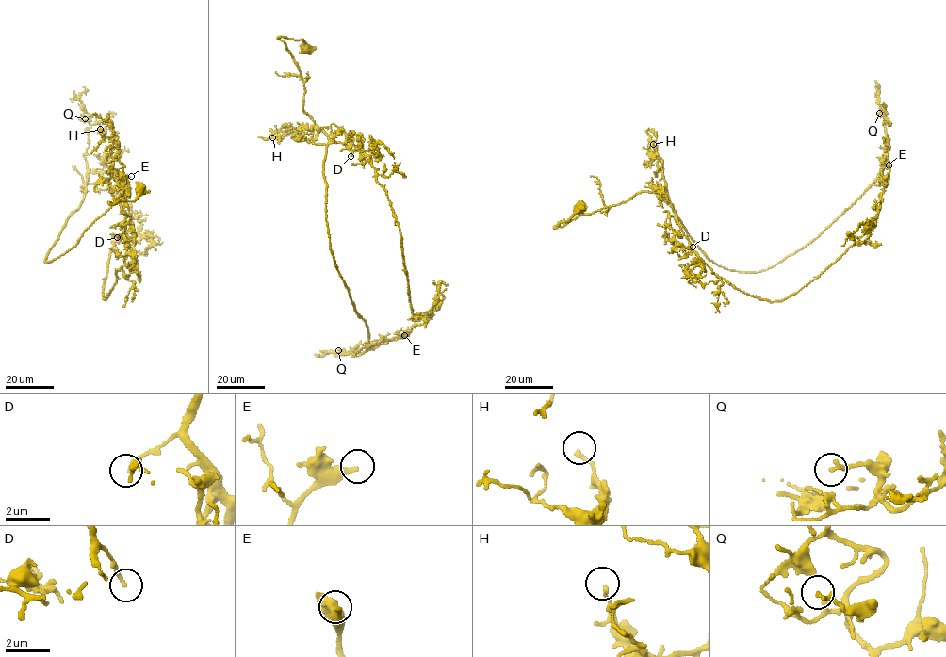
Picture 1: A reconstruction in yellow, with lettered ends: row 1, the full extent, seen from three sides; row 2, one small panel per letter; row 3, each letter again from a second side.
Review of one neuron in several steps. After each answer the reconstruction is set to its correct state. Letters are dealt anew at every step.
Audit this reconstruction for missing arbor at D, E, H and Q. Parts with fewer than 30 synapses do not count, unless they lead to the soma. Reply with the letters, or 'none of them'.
E

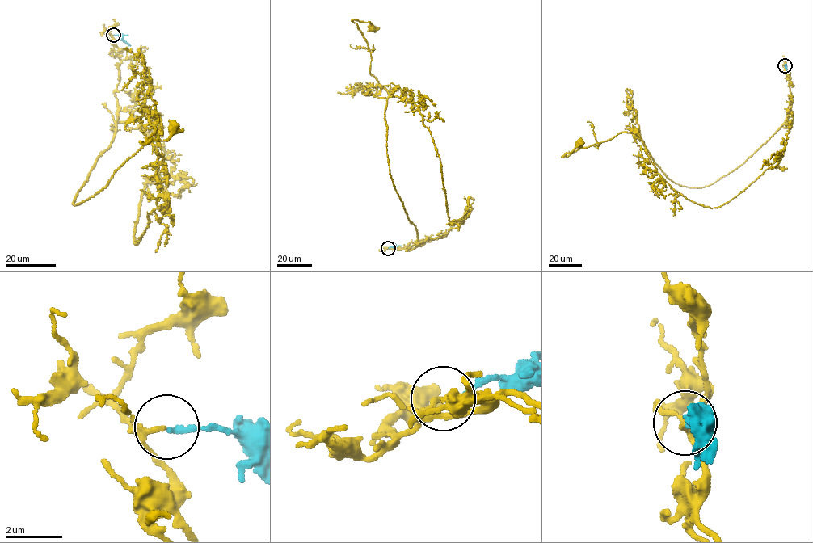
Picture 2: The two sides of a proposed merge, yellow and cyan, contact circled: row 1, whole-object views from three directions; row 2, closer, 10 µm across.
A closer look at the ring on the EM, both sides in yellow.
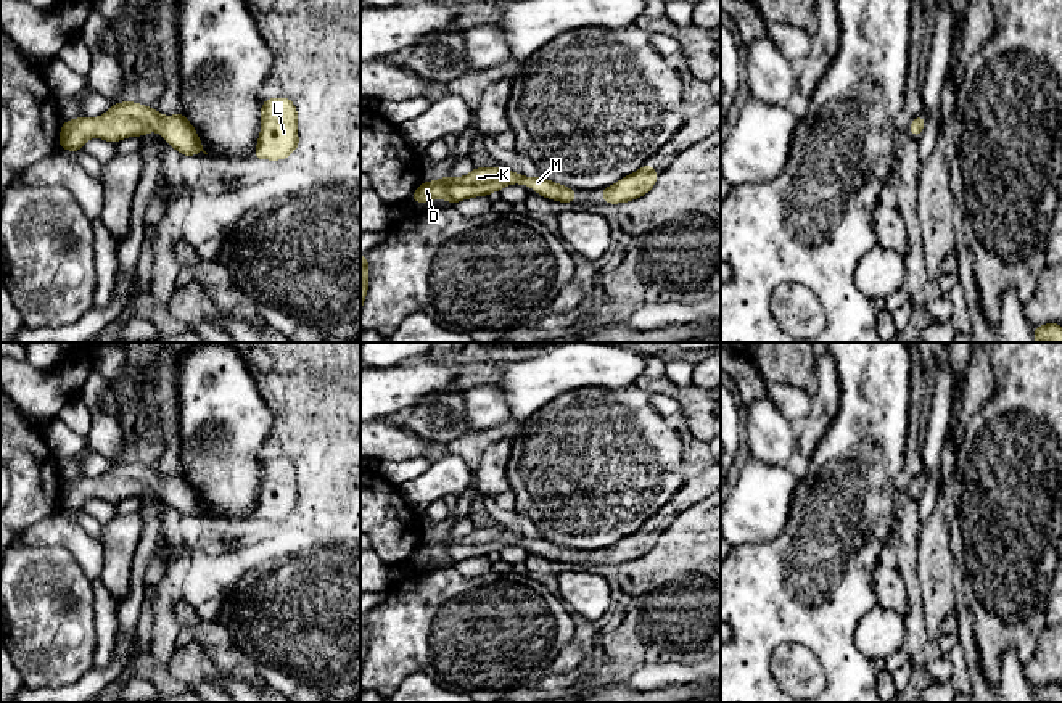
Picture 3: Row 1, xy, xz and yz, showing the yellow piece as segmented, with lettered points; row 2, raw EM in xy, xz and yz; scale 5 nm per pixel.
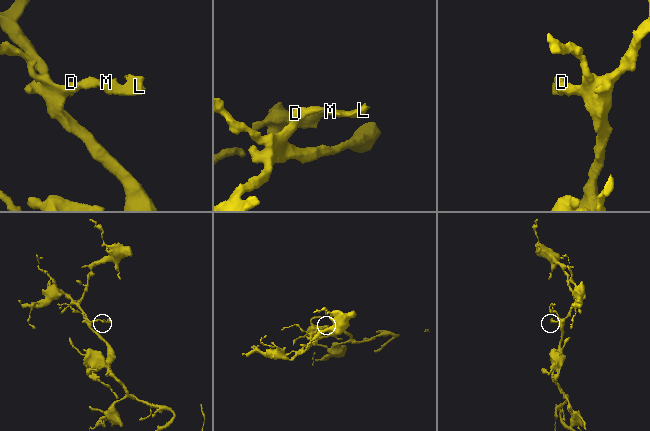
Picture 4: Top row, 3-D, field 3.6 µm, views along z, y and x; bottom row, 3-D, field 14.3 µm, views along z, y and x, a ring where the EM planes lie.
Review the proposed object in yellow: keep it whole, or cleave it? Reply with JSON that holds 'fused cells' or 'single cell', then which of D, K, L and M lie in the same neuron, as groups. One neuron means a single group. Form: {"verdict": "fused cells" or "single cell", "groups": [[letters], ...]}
{"verdict": "single cell", "groups": [["D", "K", "L", "M"]]}

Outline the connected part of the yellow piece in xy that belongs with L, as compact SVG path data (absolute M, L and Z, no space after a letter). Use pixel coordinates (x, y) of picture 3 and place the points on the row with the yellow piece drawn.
M286 98L262 100L261 135L254 159L286 159L299 148L296 105Z

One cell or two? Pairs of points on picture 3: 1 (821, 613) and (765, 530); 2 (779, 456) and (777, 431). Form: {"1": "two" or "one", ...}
{"1": "two", "2": "one"}

